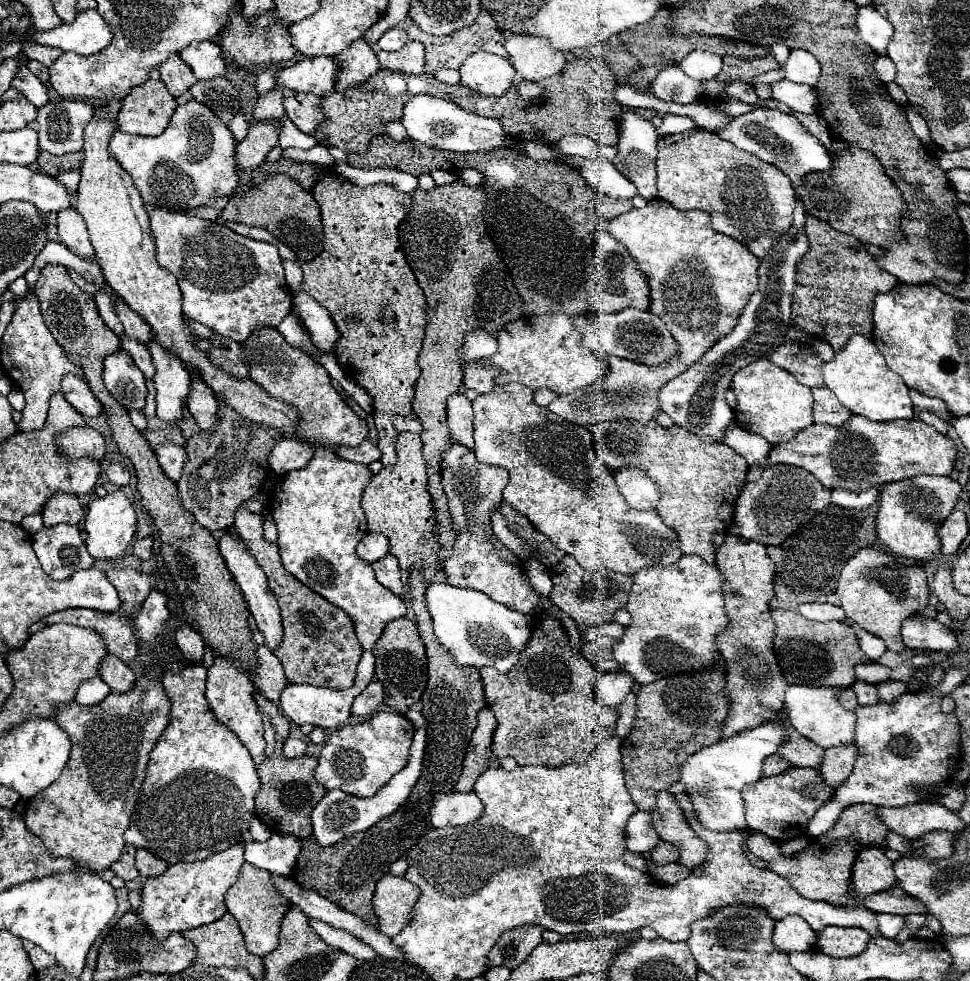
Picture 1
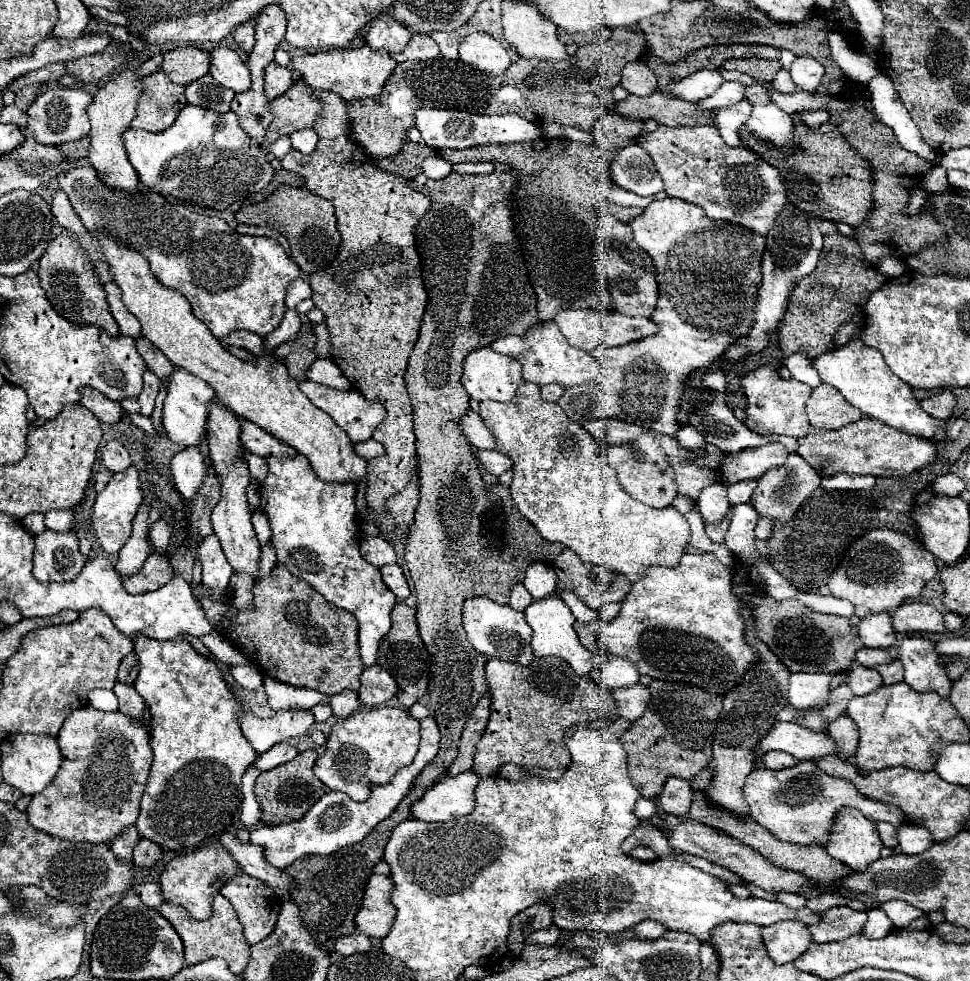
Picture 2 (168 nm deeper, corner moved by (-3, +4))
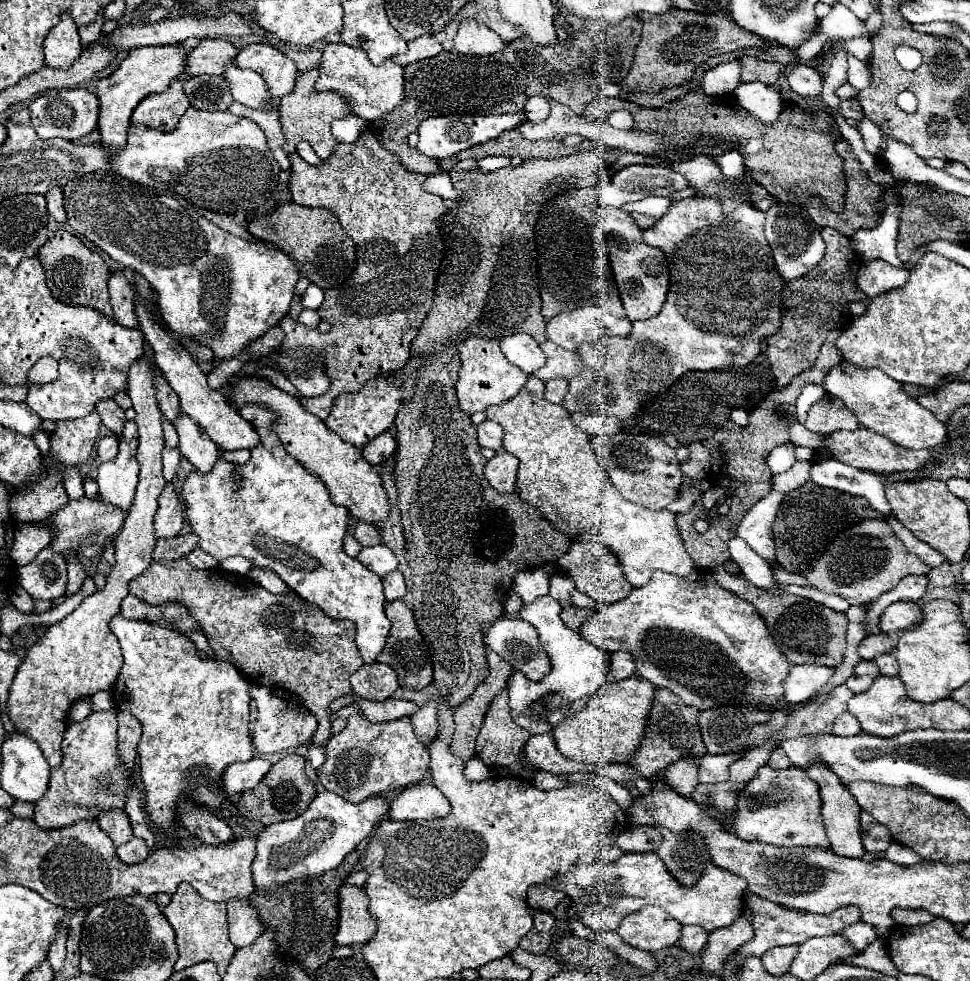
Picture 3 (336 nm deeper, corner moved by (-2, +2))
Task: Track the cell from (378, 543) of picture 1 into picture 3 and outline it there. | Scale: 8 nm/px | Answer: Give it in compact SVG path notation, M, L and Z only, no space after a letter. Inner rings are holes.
M379 543L379 545L375 545L375 547L365 547L365 549L361 549L359 555L357 555L357 559L359 559L367 569L371 569L373 573L377 573L379 577L383 577L383 575L395 571L395 569L397 569L397 563L399 563L397 557L395 557L395 553L393 553L387 545L383 545L383 543Z

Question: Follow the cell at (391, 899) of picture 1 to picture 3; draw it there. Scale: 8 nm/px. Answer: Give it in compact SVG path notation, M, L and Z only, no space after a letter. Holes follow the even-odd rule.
M345 883L341 887L341 919L339 919L337 943L339 945L361 945L361 943L367 943L375 931L377 931L377 923L375 923L375 917L369 913L369 897L365 895L365 887Z

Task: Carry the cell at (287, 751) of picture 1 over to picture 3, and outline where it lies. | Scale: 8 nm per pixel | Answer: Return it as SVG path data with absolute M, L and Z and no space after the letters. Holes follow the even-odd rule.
M255 757L247 763L233 763L229 769L225 769L225 775L223 775L225 791L233 795L233 793L243 793L247 789L257 787L271 765L273 763L263 757Z

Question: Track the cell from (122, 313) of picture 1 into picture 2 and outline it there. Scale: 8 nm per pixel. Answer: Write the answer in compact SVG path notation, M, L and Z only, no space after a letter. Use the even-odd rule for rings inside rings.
M138 337L138 339L136 339L136 347L138 347L138 353L144 357L148 369L150 369L162 383L166 383L166 381L170 379L170 375L172 375L172 369L174 369L174 365L168 361L168 357L166 357L158 347L154 347L150 341L146 341L144 337Z

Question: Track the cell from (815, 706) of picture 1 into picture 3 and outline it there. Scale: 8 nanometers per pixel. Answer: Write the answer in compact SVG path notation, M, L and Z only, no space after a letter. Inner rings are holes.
M793 665L785 679L785 701L803 703L809 701L833 675L833 669L821 665Z

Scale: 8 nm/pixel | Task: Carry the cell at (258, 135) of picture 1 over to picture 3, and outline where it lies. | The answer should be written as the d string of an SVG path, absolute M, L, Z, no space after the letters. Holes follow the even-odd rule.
M317 69L301 73L297 77L295 89L281 97L279 111L281 111L283 135L285 135L283 149L287 153L293 153L299 141L309 141L311 147L315 149L315 153L321 155L321 159L327 159L331 155L331 151L335 149L335 145L337 145L337 139L331 135L331 121L337 119L337 117L345 117L347 113L351 113L351 109L349 109L347 101L341 99L337 93L333 93L333 91L323 91L323 93L315 91L313 83L317 81L317 77L319 77Z

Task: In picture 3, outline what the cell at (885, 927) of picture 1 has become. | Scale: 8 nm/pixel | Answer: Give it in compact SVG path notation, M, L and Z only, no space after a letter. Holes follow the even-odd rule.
M859 921L859 923L851 925L851 927L847 927L843 931L843 937L847 937L855 949L863 951L867 947L867 943L873 943L879 935L877 935L875 925L865 923L865 921Z

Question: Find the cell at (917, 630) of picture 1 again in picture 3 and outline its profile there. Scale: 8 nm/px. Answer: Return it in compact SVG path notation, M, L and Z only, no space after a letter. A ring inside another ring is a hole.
M899 601L899 603L893 603L889 605L883 615L881 615L881 631L883 633L891 633L891 631L905 631L905 629L911 629L915 627L915 623L919 625L919 621L923 619L923 611L917 603L905 603L905 601Z

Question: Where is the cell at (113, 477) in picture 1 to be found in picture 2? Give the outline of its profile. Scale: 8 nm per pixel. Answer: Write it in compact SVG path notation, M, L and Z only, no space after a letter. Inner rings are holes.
M108 441L102 447L102 461L106 463L106 467L114 473L120 473L124 469L128 469L132 465L130 461L130 453L126 451L126 447L118 441Z

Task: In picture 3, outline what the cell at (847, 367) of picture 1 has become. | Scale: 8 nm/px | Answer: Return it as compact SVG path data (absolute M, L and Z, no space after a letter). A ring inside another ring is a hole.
M843 359L825 375L823 387L827 393L839 397L849 409L853 409L861 425L873 429L879 435L885 435L887 439L893 439L893 443L901 447L933 449L941 445L947 437L945 423L937 421L929 409L921 407L915 399L905 393L901 383L897 383L877 367L863 369Z

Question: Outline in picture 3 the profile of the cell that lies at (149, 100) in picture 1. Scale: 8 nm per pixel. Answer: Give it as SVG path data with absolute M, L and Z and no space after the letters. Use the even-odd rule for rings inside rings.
M173 79L167 91L153 93L135 107L131 123L135 125L141 123L145 127L167 133L177 127L179 119L187 109L189 109L189 99L183 93L183 83L179 79Z

